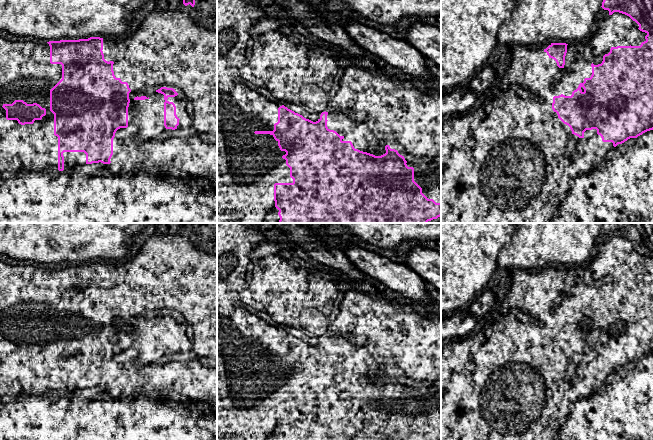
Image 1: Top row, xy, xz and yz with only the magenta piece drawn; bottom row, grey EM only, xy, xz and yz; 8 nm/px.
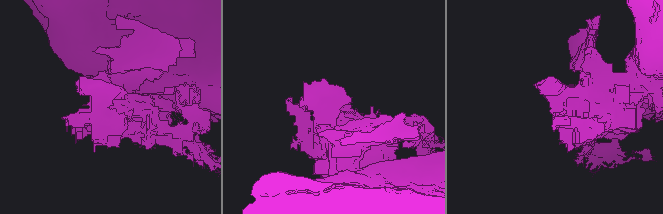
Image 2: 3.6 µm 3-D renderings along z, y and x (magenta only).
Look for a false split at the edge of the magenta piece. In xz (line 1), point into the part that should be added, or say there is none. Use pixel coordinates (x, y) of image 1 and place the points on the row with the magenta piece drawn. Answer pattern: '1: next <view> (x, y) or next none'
1: next none

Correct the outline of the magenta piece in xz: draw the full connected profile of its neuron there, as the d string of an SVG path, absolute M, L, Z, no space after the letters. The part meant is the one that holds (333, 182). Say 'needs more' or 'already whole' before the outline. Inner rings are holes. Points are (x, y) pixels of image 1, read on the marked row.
already whole; M284 105L278 108L278 122L274 124L273 131L255 131L255 134L270 134L278 142L281 151L286 154L282 156L286 160L286 165L290 168L292 183L274 184L275 207L279 210L279 223L427 223L441 216L441 203L436 203L433 199L428 199L423 193L422 188L414 181L414 168L407 166L404 156L397 150L385 146L386 153L381 156L355 149L351 141L344 141L344 136L340 136L336 131L327 127L328 112L322 112L320 118L313 122L295 113Z

